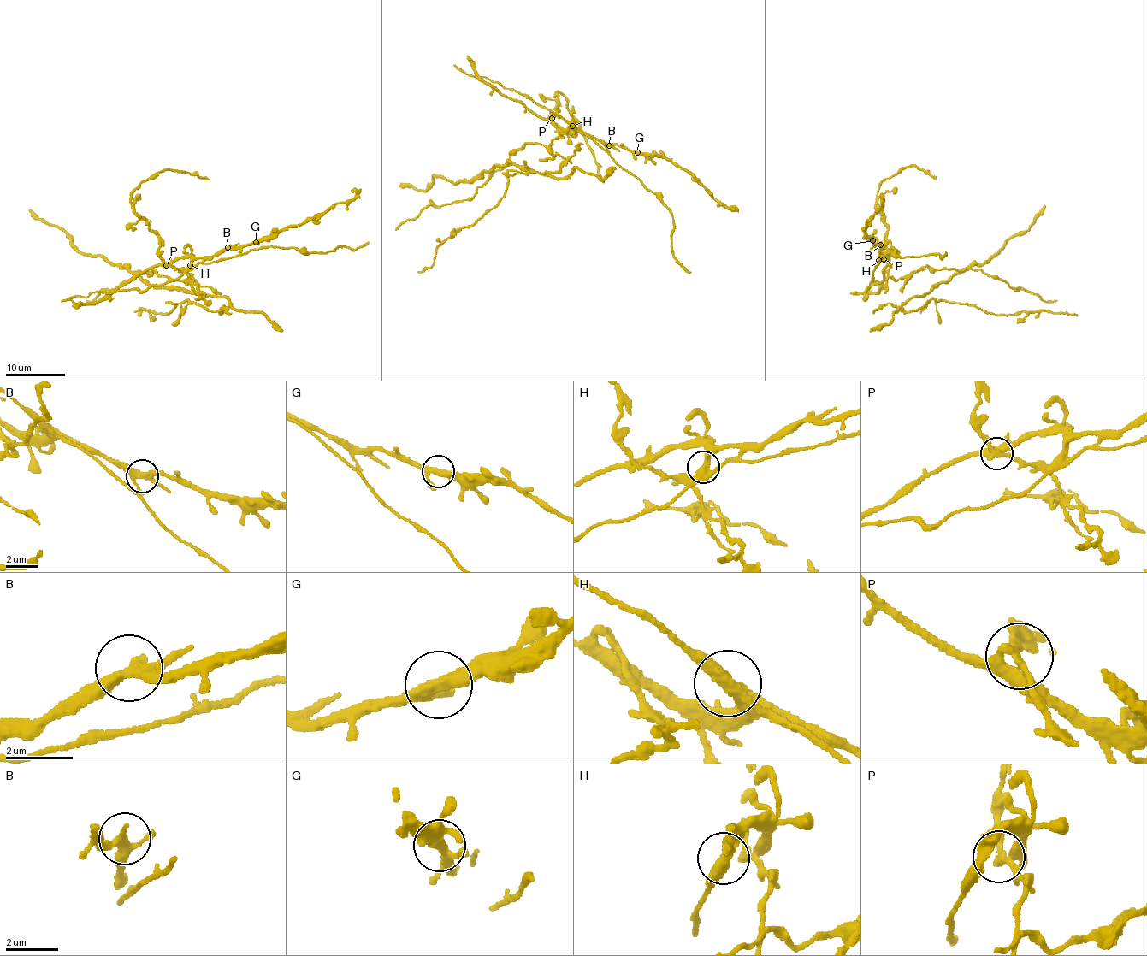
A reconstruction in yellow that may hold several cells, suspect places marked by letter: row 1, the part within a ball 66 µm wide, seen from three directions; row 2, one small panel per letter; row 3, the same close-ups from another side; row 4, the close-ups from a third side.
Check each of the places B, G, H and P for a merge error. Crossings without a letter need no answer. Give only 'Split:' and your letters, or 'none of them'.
Split: H, P

